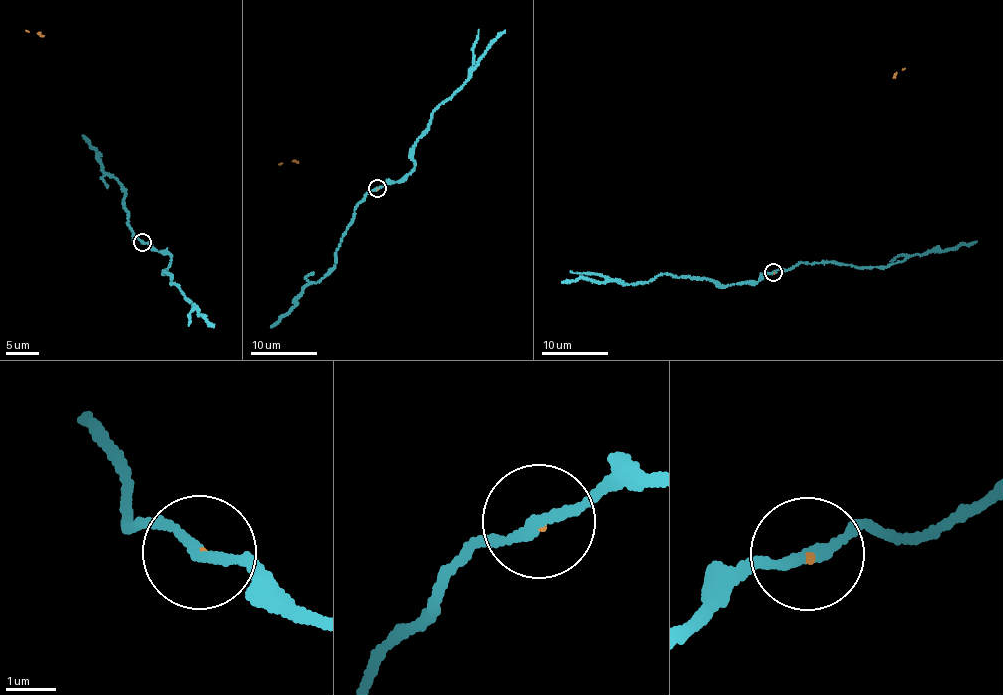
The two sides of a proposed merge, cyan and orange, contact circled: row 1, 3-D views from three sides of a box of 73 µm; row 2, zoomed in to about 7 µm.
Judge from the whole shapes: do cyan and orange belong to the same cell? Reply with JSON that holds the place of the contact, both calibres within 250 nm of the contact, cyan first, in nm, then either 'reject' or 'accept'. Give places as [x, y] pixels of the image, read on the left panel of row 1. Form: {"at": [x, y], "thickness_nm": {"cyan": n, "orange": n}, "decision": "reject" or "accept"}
{"at": [142, 242], "thickness_nm": {"cyan": 200, "orange": 50}, "decision": "reject"}

